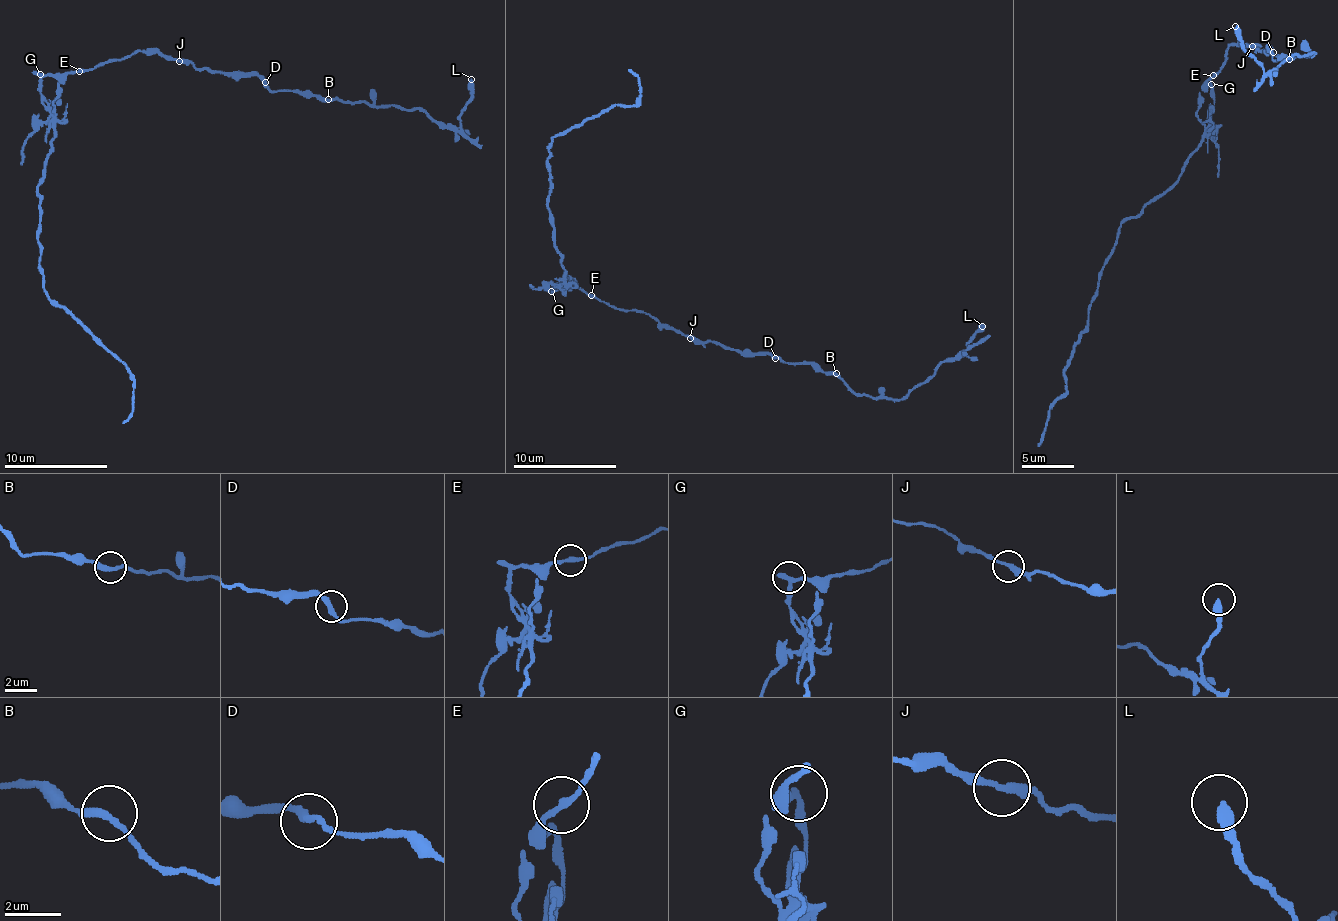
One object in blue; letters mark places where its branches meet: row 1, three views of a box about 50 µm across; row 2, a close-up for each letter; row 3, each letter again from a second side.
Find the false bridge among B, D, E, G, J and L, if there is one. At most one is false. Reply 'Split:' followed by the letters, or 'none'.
Split: G

